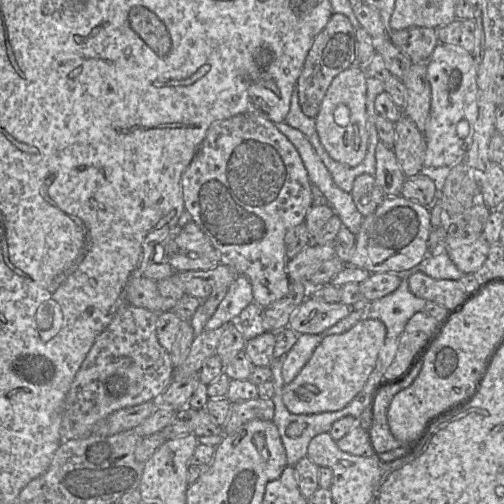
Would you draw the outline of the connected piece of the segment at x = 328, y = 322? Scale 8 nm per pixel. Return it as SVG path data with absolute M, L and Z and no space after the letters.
M310 297L294 312L288 326L297 334L320 334L351 313L341 302L319 302Z

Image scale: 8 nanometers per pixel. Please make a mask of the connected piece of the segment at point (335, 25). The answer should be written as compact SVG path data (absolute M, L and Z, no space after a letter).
M332 13L326 26L316 36L305 58L301 74L296 83L299 104L307 117L315 118L317 116L322 100L332 80L339 73L348 68L363 68L357 57L355 34L355 29L345 15Z

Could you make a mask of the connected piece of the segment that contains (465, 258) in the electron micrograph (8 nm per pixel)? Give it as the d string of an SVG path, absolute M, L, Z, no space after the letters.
M481 236L471 244L457 248L447 248L446 251L454 264L465 274L478 274L487 259L490 244Z

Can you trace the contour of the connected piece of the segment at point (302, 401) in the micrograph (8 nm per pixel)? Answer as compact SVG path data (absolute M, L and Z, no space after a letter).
M377 319L361 320L350 330L326 336L292 382L285 385L283 402L292 414L318 414L343 409L363 389L386 338L386 326Z

